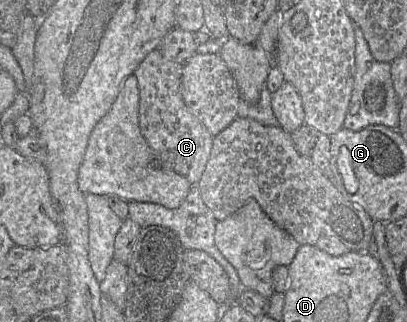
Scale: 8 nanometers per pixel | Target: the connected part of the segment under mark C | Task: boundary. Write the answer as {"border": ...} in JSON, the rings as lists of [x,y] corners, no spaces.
{"border":[[[155,49],[136,68],[134,75],[139,88],[139,126],[159,164],[184,176],[192,185],[198,185],[210,156],[214,136],[183,100],[183,64],[167,59],[160,49]]]}

